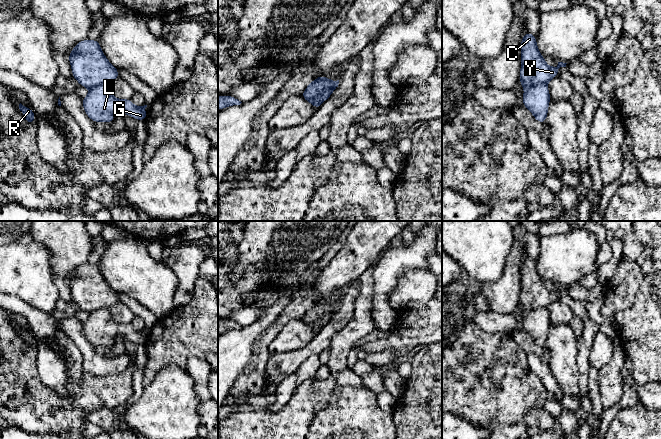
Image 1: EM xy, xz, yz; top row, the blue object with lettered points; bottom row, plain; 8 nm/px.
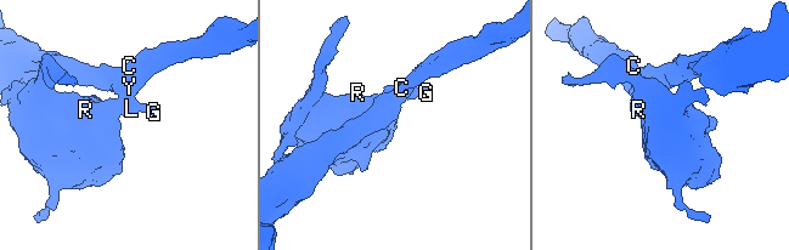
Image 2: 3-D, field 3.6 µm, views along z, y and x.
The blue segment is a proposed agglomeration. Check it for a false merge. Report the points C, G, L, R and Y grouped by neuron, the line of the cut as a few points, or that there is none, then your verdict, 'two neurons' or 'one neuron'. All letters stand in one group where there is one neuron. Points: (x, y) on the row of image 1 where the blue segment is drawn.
C Y / G L R | xz (331, 92), (324, 91), (315, 99) | two neurons

